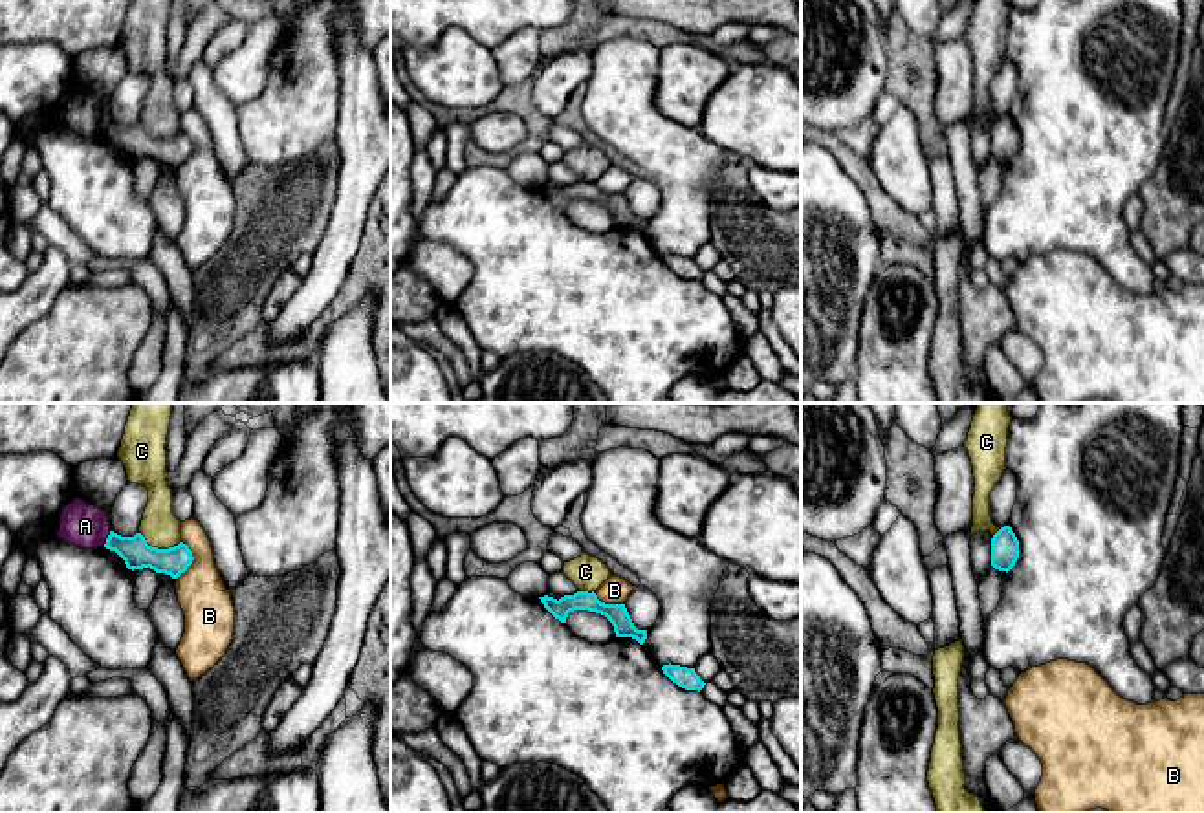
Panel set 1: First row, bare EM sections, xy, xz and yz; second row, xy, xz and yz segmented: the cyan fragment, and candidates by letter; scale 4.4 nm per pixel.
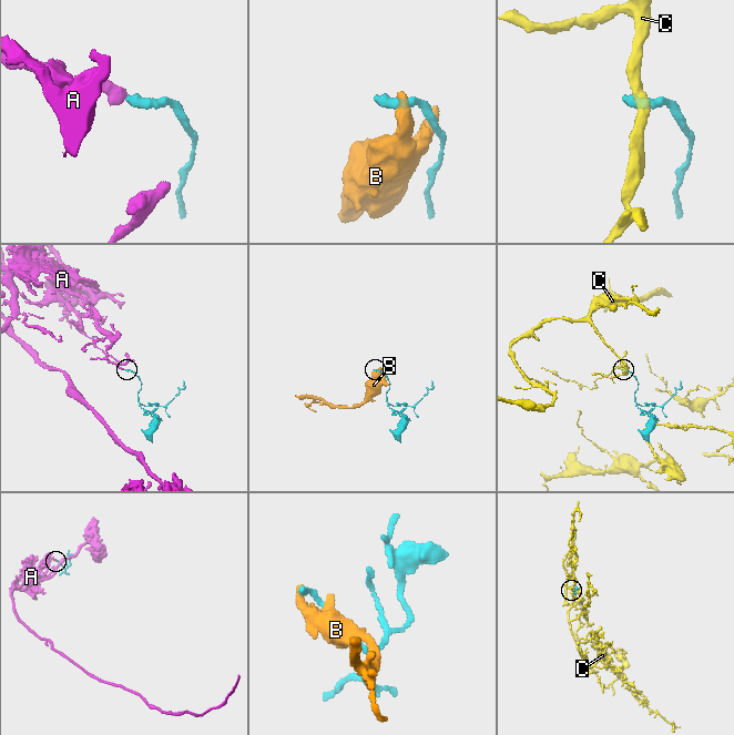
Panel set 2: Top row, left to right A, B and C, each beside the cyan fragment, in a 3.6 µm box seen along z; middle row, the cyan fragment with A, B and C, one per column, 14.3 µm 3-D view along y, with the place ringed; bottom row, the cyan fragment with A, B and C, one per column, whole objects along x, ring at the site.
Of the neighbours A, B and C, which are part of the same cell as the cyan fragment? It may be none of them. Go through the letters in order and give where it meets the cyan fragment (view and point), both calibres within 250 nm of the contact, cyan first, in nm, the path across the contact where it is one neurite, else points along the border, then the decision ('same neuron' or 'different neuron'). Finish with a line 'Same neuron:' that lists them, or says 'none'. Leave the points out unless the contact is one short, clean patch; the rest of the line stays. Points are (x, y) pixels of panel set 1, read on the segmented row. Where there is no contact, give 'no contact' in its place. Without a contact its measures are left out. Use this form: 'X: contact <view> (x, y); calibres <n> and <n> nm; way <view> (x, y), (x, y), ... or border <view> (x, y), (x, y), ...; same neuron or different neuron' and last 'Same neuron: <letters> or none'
A: contact xy (107, 539); calibres 130 and 190 nm; border xy (110, 531), (103, 546); different neuron
B: contact xy (193, 559); calibres 130 and 220 nm; border xy (182, 541), (191, 552), (193, 563), (176, 579); different neuron
C: contact xy (156, 548); calibres 130 and 160 nm; border xy (140, 531), (149, 544), (158, 548), (173, 548), (180, 542); different neuron
Same neuron: none

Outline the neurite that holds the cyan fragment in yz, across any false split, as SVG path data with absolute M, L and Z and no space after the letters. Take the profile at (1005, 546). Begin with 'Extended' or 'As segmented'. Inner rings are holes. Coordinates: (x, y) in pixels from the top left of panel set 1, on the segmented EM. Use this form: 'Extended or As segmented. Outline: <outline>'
As segmented. Outline: M1010 526L1001 527L991 538L991 566L1010 571L1019 558L1019 540Z

